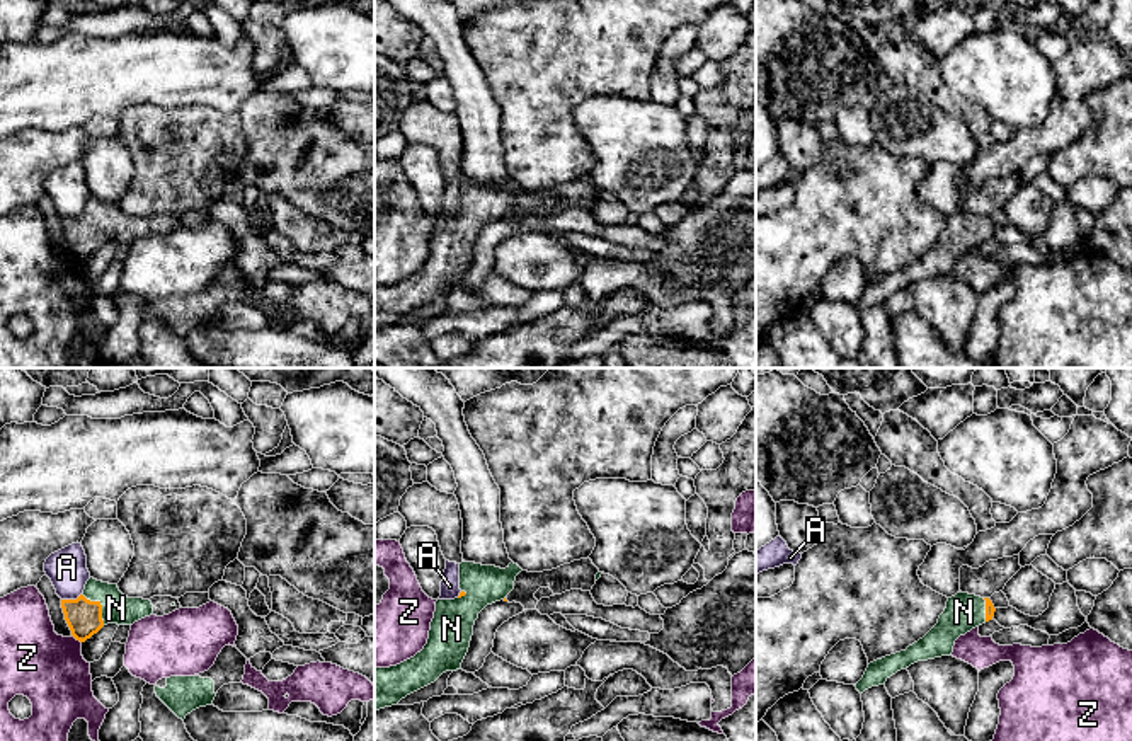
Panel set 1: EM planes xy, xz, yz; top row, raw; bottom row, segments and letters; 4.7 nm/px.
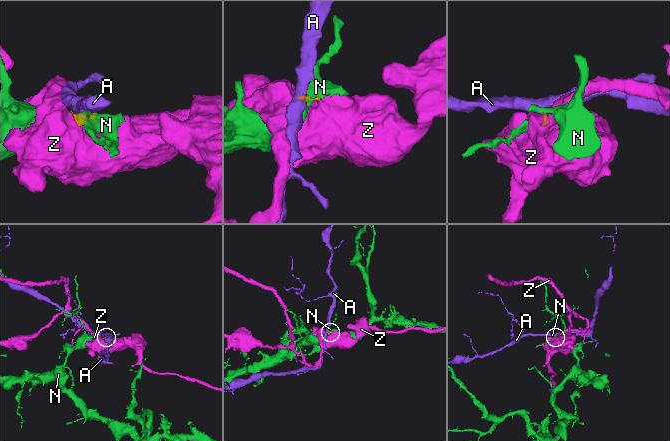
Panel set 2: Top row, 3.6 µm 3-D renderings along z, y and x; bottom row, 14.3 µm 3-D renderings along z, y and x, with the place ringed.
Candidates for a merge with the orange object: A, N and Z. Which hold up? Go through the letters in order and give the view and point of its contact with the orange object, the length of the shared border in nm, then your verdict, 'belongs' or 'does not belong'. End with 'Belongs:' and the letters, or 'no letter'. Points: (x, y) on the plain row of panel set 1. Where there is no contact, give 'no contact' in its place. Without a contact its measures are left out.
A: meets orange in xy at (70, 218); contact 100 nm long; does not belong
N: meets orange in xy at (101, 224); contact 190 nm long; belongs
Z: meets orange in xy at (77, 258); contact 60 nm long; does not belong
Belongs: N

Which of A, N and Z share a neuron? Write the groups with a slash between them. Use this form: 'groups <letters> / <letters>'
groups A / N / Z

